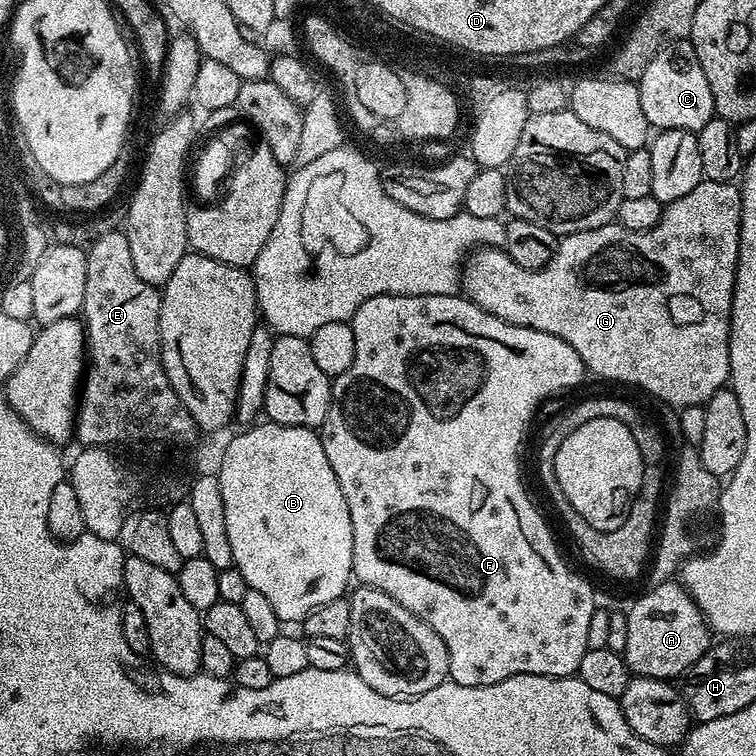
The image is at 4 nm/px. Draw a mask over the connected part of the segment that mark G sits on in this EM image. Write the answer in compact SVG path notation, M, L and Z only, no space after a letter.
M703 179L698 186L694 186L694 190L690 190L690 194L686 194L686 198L678 198L674 202L664 205L664 212L650 230L645 232L635 232L634 230L626 230L620 223L613 222L603 224L601 228L594 230L582 230L575 232L569 236L559 237L556 245L556 253L554 258L550 258L550 262L546 266L542 266L538 270L530 270L518 266L518 262L511 260L500 246L481 246L468 253L461 269L460 269L460 288L463 295L470 302L474 302L482 310L486 310L486 314L494 314L494 318L502 318L502 322L510 322L514 326L526 326L530 330L542 330L542 334L554 334L558 338L562 338L562 342L566 342L570 346L574 346L574 350L578 354L578 358L582 358L585 369L589 373L592 372L596 376L601 376L604 380L617 380L620 384L633 384L636 388L641 388L644 392L649 392L652 396L657 396L660 400L665 400L668 404L673 404L676 410L682 408L695 408L707 404L708 400L716 391L725 387L729 383L732 371L730 370L730 322L732 321L732 299L734 298L734 278L736 277L736 267L738 266L738 246L740 245L740 219L742 218L742 202L740 201L740 190L735 183L723 184L722 182L714 182L713 180Z

